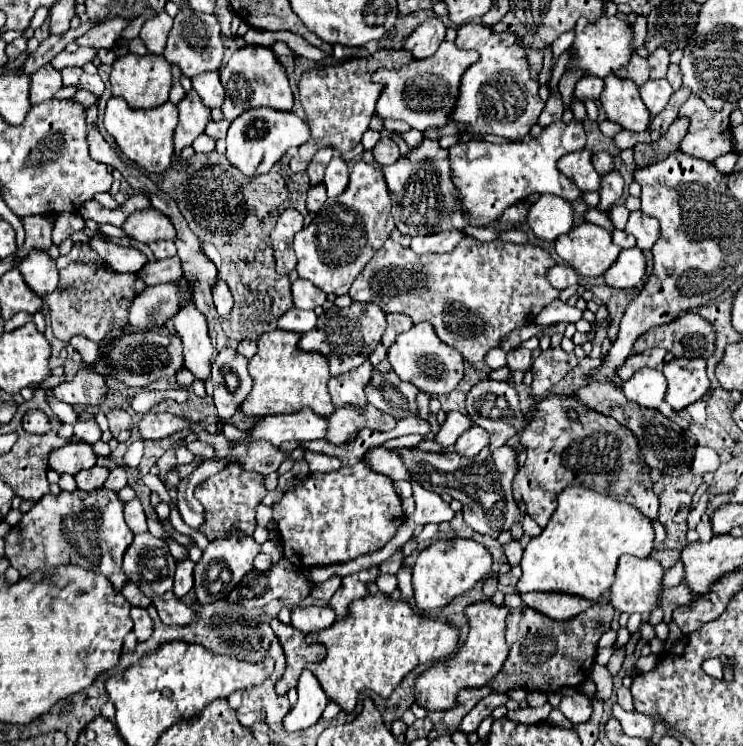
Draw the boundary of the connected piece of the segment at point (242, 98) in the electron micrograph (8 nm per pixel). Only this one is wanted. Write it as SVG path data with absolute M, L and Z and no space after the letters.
M244 46L232 54L232 58L220 68L220 82L226 88L226 100L222 112L226 120L234 120L244 110L254 106L270 106L276 110L292 110L292 90L286 78L284 66L276 60L270 48L262 46Z

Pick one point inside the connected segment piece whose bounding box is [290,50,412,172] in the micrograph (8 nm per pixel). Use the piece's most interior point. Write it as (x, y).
(339, 101)

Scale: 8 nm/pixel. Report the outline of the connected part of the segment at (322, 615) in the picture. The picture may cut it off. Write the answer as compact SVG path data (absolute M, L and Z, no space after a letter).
M308 606L292 608L292 628L302 634L312 634L330 628L336 622L336 614L330 606Z

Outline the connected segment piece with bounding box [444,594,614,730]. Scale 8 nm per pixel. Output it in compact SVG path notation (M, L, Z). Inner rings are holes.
M506 594L506 606L510 610L508 616L508 630L506 630L506 642L510 644L510 656L508 662L504 662L500 674L488 686L480 690L464 690L460 692L458 706L444 712L444 724L448 728L458 728L462 718L488 694L504 694L508 690L526 688L526 690L540 690L540 692L556 692L566 686L580 686L586 678L590 678L594 658L596 658L596 644L600 636L610 630L612 618L614 618L614 608L610 604L608 594L600 596L596 604L592 604L590 610L584 614L568 620L568 622L556 622L526 604L520 602L520 594ZM542 668L548 668L544 674Z

